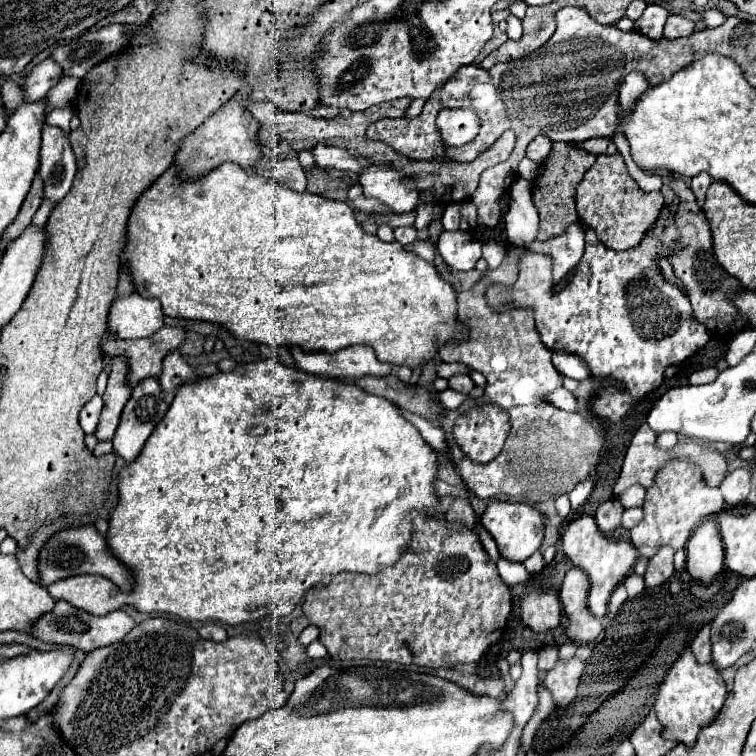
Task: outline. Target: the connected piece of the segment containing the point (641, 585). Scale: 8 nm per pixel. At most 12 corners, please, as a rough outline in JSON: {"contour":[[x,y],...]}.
{"contour":[[629,573],[623,581],[629,597],[645,589],[643,577]]}

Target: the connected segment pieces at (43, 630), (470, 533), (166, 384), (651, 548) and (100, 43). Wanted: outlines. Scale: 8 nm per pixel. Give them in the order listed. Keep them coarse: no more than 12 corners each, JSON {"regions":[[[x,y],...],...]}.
{"regions":[[[55,601],[31,623],[37,641],[89,653],[121,641],[135,621]],[[413,515],[373,575],[309,591],[335,661],[455,667],[505,633],[479,535]],[[179,351],[163,361],[163,393],[173,393],[187,379],[209,375],[217,365],[193,367]],[[669,461],[647,489],[631,529],[651,559],[683,549],[705,517],[721,513],[719,489],[695,465]],[[107,25],[57,47],[51,59],[81,79],[125,47],[123,25]]]}

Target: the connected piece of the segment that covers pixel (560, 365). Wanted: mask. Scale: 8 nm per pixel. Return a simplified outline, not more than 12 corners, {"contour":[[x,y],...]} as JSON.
{"contour":[[553,351],[559,373],[585,381],[590,378],[587,363],[565,351]]}

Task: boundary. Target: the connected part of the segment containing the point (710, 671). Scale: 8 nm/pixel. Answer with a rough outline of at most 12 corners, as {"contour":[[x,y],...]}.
{"contour":[[689,649],[659,687],[663,737],[693,745],[727,697]]}

